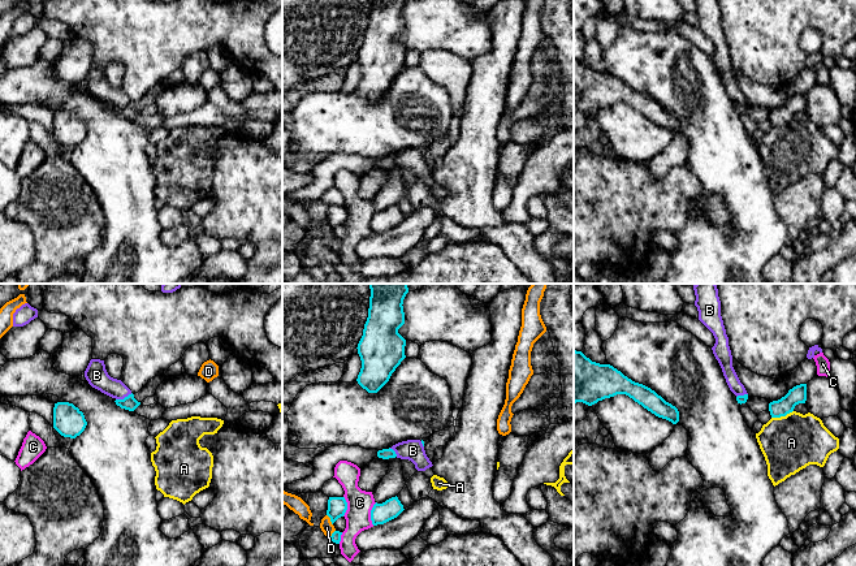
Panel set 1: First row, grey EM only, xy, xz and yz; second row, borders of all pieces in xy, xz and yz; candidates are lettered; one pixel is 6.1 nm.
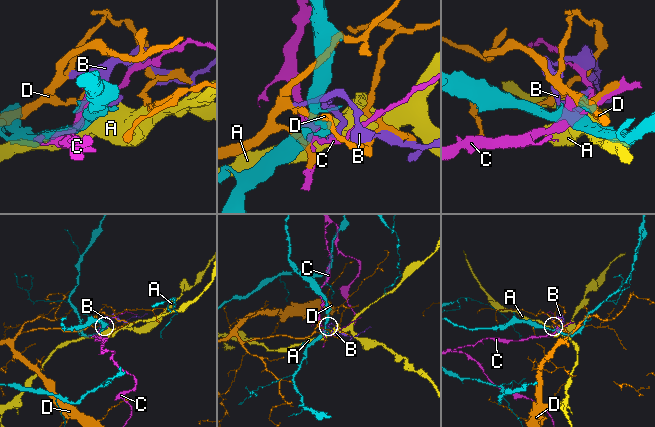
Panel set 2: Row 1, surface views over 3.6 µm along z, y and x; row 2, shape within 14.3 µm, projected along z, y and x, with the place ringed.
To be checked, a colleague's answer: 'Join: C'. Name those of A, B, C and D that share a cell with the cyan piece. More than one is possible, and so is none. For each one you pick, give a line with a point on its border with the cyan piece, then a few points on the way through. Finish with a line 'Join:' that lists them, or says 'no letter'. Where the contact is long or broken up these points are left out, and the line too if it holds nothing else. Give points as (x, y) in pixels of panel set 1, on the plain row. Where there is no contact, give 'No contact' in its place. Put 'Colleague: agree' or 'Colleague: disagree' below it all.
Join: no letter
Colleague: disagree

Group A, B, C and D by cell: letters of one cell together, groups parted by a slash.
A / B / C / D

